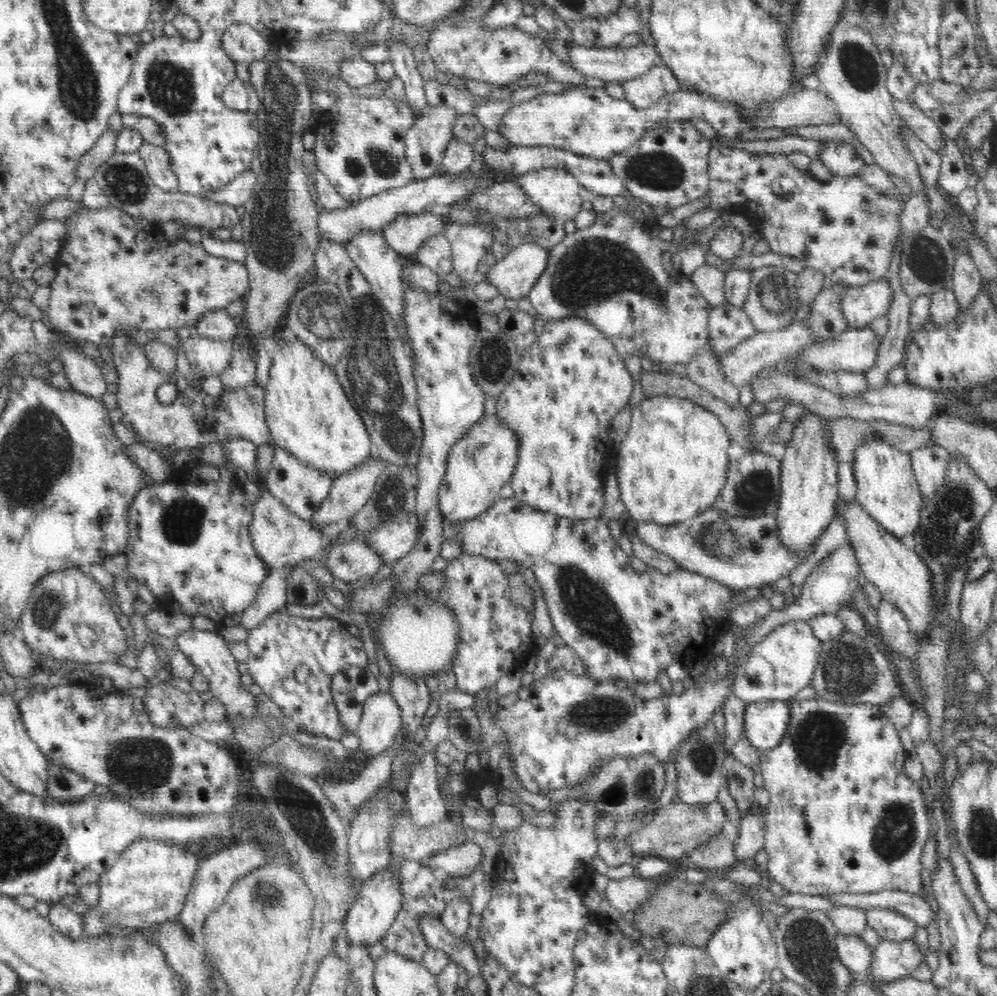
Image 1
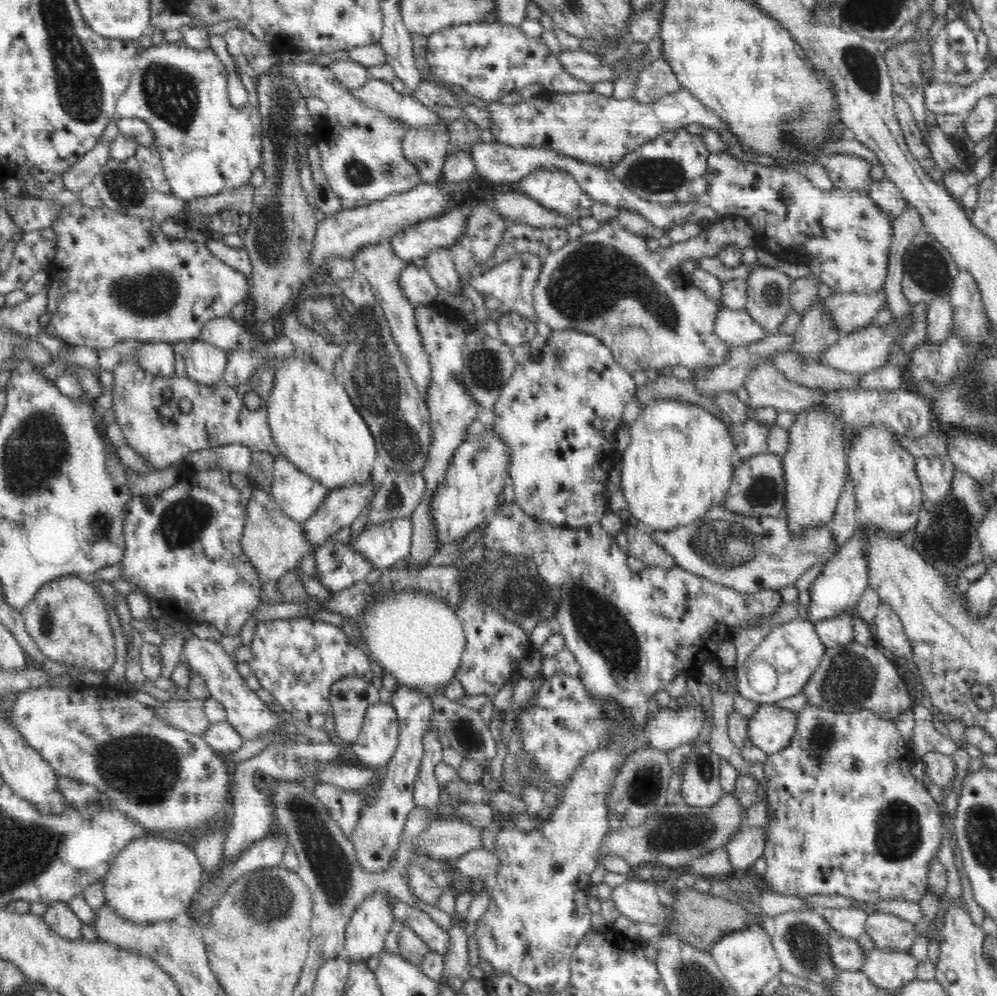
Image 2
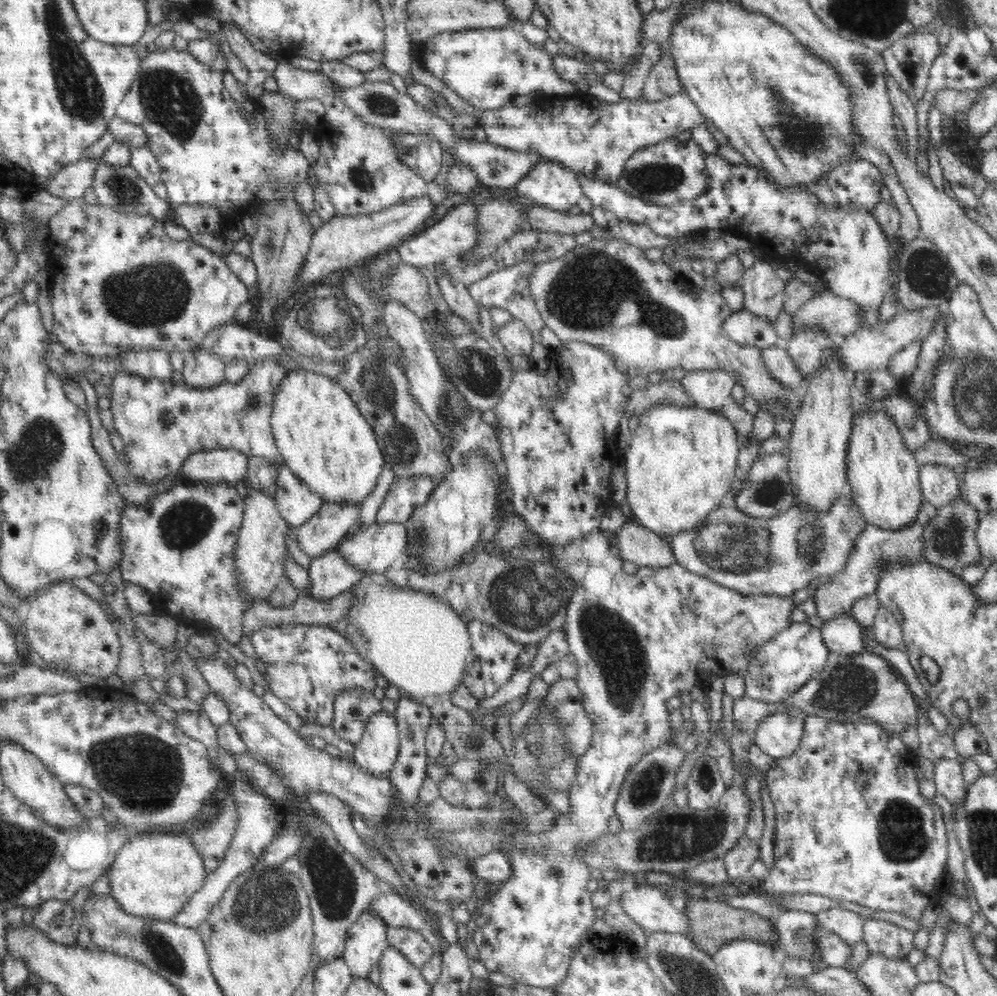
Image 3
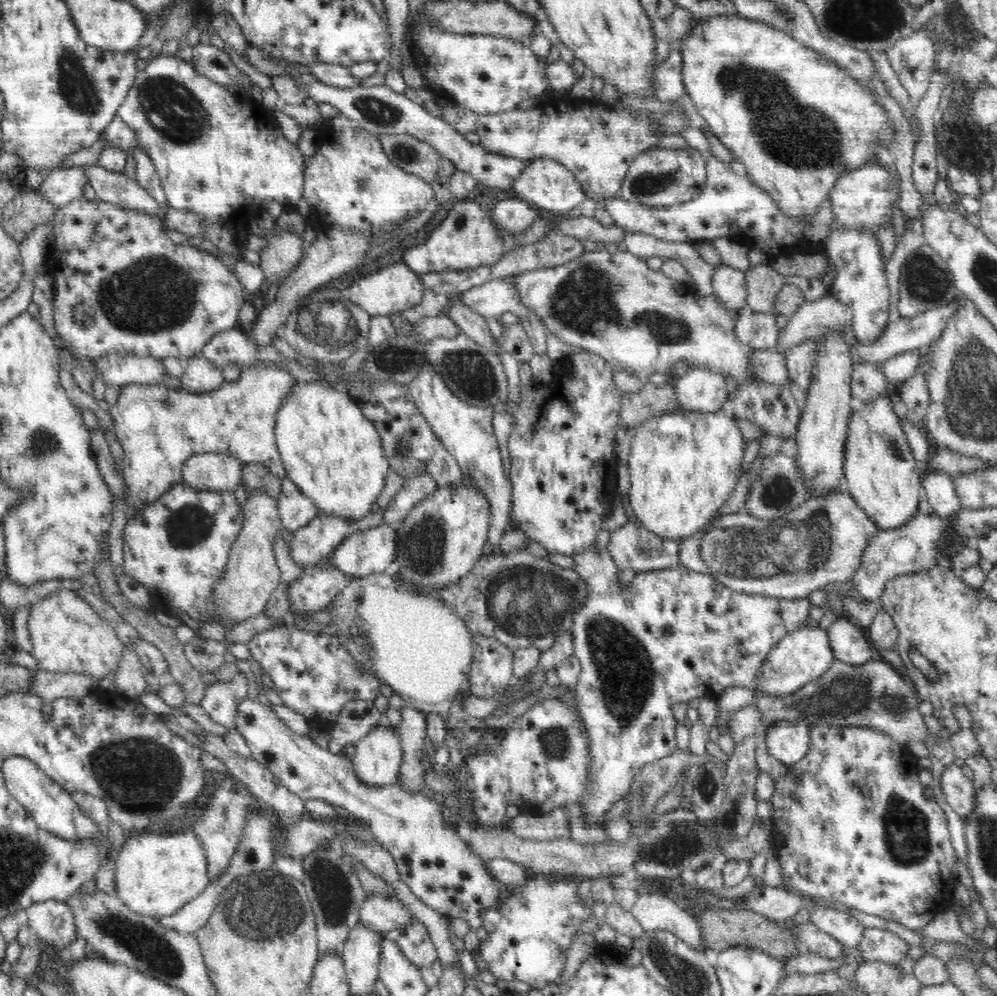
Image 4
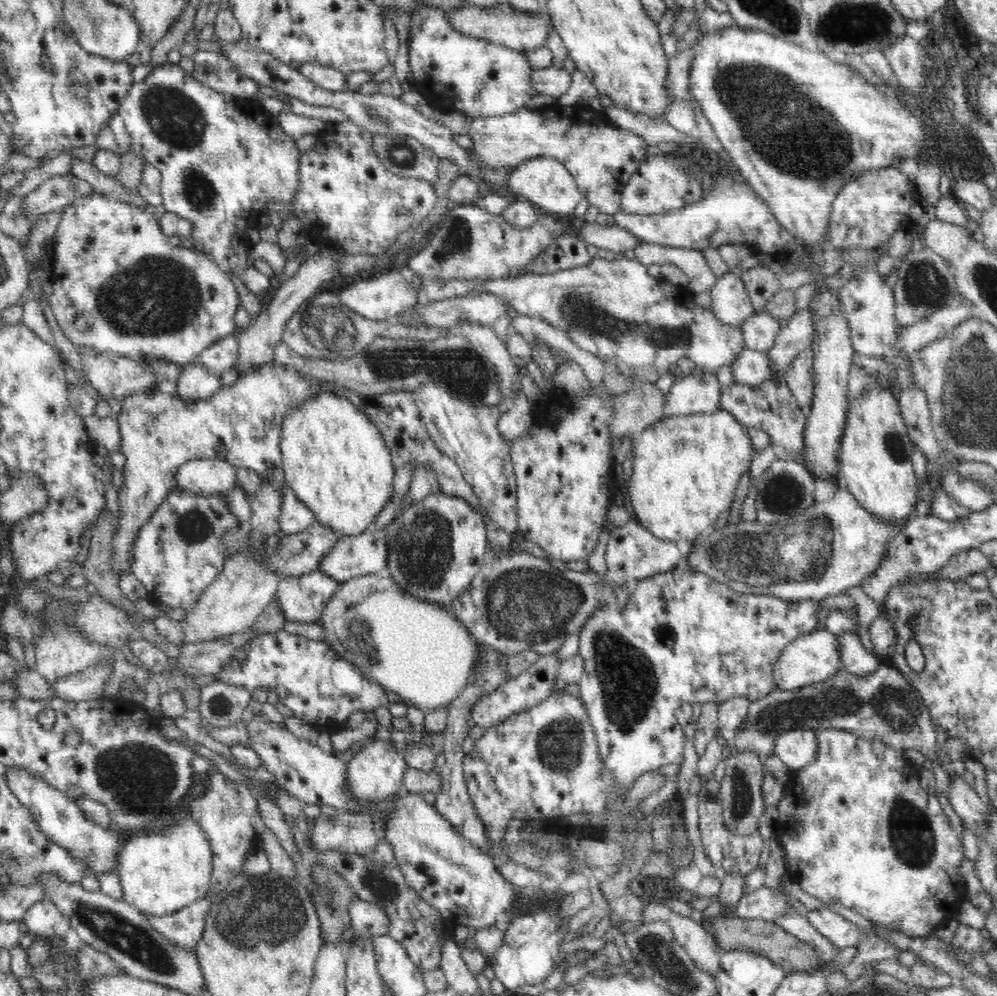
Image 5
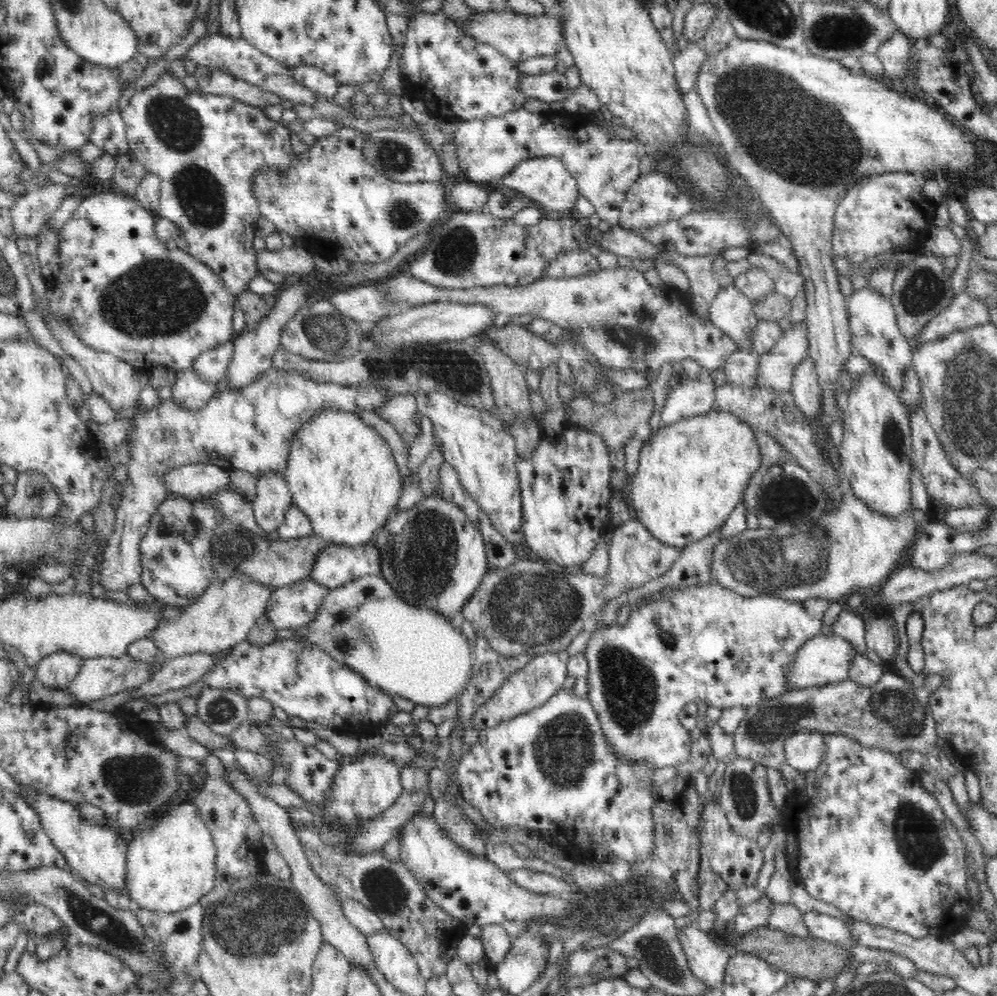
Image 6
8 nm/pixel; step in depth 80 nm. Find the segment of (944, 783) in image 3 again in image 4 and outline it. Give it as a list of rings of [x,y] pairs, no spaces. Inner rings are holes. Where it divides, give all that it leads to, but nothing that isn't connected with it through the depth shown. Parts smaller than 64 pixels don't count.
[[[953,762],[947,765],[940,776],[940,790],[948,806],[962,819],[972,814],[976,804],[977,786],[964,776],[961,766]]]

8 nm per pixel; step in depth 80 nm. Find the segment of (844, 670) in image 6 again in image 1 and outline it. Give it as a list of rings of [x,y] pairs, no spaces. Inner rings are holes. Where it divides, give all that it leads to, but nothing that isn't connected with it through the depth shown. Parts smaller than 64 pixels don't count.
[[[788,621],[786,624],[780,624],[780,626],[776,626],[776,628],[774,628],[770,634],[766,634],[766,636],[764,636],[760,642],[756,643],[756,646],[752,647],[749,655],[763,656],[768,662],[770,662],[770,666],[772,666],[774,670],[773,684],[771,686],[760,685],[757,687],[755,684],[751,683],[750,680],[748,680],[748,677],[741,669],[736,673],[737,676],[734,679],[733,694],[747,703],[756,701],[789,700],[790,697],[797,694],[797,692],[800,692],[802,688],[806,688],[806,686],[810,684],[812,678],[814,678],[816,666],[818,666],[819,662],[819,654],[822,643],[823,642],[813,633],[813,630],[810,628],[810,625],[807,623],[807,621]]]

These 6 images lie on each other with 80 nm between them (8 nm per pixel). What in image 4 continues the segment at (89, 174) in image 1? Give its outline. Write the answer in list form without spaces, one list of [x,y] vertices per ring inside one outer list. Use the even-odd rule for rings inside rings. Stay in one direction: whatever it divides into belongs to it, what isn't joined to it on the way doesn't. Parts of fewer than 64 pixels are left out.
[[[73,165],[70,168],[62,167],[50,172],[37,190],[46,200],[60,208],[82,197],[86,183],[86,171]]]

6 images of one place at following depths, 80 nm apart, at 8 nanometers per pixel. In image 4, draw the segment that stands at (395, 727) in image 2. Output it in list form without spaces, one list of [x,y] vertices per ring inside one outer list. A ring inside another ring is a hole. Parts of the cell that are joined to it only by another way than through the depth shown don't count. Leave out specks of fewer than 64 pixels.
[[[376,725],[355,744],[351,763],[366,785],[386,786],[398,782],[402,755],[397,729]]]

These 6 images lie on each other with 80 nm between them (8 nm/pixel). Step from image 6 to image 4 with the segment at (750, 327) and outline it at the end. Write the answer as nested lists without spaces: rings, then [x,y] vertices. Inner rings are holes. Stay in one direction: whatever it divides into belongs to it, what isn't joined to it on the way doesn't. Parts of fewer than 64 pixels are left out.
[[[726,264],[717,266],[713,274],[712,289],[720,303],[726,309],[734,311],[737,316],[747,311],[745,271]]]

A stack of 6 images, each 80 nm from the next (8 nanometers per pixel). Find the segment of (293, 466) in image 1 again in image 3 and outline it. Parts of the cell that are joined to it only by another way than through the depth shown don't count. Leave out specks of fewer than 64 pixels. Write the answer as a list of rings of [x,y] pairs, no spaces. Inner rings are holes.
[[[284,464],[278,467],[275,483],[274,500],[282,518],[292,528],[305,523],[324,503],[322,495],[308,489]]]

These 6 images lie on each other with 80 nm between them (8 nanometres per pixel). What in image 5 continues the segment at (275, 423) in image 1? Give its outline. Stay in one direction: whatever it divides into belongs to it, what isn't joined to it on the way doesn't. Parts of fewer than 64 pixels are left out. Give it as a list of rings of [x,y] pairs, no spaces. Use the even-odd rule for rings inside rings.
[[[322,392],[290,410],[283,418],[279,447],[283,483],[290,485],[300,502],[314,513],[316,521],[340,532],[341,537],[368,531],[367,526],[390,500],[396,472],[390,451],[379,428],[346,398]]]

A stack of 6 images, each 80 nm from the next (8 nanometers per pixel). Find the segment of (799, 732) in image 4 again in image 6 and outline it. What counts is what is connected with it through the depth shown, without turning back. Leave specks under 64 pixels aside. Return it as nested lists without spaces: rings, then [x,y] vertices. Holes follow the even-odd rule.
[[[819,731],[791,734],[784,746],[787,763],[796,770],[807,773],[824,760],[825,738]]]

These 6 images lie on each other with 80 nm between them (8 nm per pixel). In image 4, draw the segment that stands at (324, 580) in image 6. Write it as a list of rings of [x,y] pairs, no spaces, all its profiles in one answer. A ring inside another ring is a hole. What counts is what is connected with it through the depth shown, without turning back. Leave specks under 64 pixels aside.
[[[382,524],[351,533],[329,558],[340,572],[356,578],[384,573],[396,559],[396,529]]]

